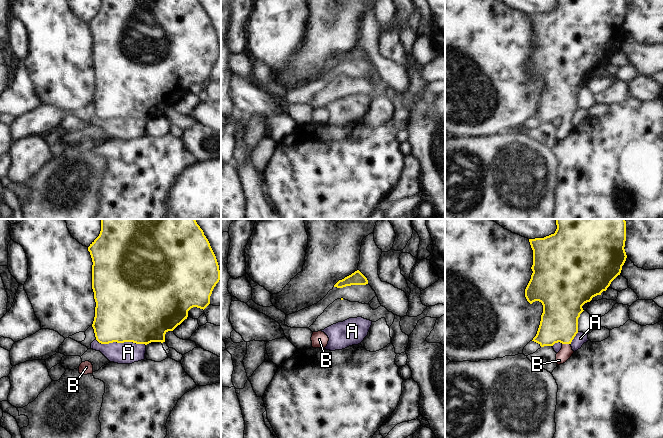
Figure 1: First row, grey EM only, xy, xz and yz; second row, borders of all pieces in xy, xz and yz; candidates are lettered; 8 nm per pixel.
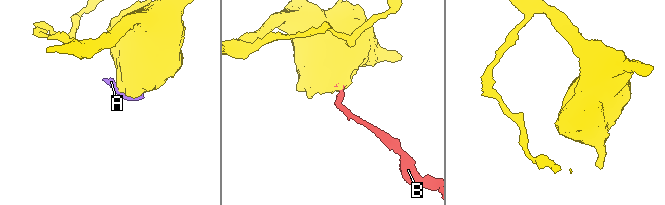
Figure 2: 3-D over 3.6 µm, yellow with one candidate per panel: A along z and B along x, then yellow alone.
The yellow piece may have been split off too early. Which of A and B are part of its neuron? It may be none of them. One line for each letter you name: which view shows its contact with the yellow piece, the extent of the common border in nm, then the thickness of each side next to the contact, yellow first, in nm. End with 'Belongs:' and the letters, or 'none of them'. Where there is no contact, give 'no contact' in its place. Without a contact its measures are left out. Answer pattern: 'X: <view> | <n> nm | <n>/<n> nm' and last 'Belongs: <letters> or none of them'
B: yz | 60 nm | 300/100 nm
Belongs: B

